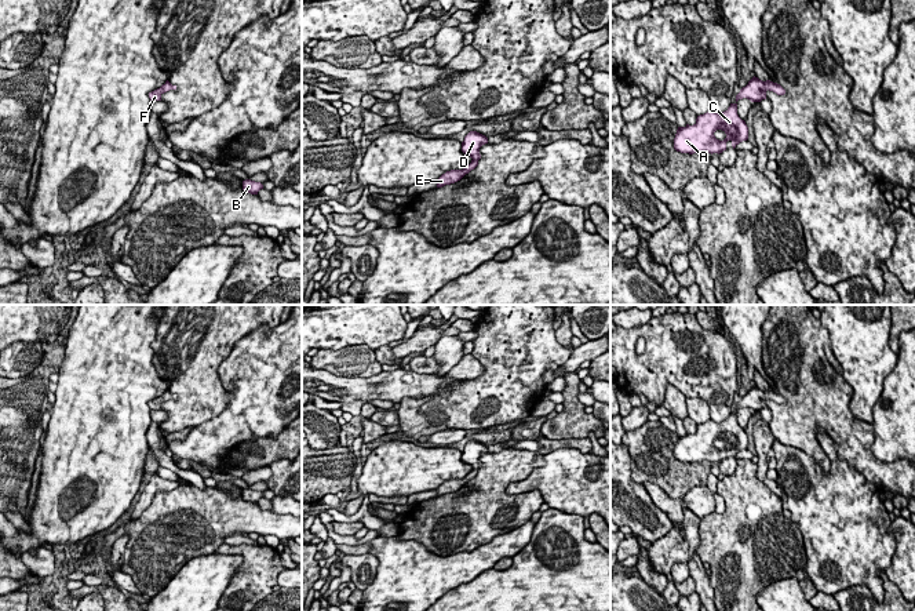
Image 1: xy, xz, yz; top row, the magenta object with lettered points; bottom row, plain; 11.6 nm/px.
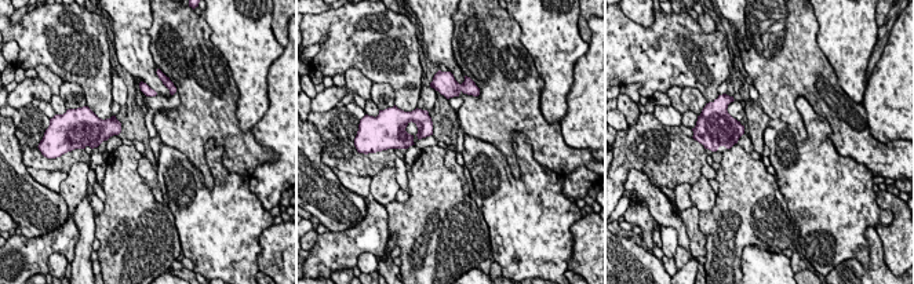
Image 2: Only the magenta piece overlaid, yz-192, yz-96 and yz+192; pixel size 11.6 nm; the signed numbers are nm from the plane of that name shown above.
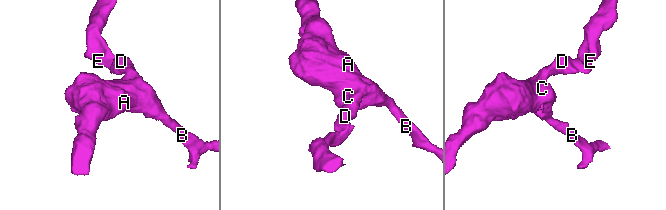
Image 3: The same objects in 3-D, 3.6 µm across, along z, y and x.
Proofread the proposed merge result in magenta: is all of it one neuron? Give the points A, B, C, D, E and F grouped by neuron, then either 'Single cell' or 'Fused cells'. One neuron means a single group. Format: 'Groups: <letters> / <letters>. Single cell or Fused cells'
Groups: A B C D E F. Single cell

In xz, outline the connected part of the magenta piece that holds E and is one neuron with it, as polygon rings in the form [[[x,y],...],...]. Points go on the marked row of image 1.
[[[470,131],[464,141],[462,142],[462,152],[469,154],[473,160],[463,170],[451,170],[442,174],[435,182],[437,188],[442,188],[445,185],[455,183],[460,181],[466,174],[474,170],[478,166],[478,160],[481,159],[480,148],[488,143],[488,138],[477,131]]]

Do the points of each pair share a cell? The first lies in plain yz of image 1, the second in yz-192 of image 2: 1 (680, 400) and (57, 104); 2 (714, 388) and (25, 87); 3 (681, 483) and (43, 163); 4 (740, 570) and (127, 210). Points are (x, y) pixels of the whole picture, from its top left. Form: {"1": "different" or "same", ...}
{"1": "different", "2": "different", "3": "same", "4": "same"}

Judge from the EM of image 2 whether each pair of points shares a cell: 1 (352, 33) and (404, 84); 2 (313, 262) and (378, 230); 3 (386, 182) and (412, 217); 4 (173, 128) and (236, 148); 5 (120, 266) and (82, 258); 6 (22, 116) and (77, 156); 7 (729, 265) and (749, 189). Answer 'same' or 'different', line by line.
1: same
2: same
3: different
4: same
5: different
6: same
7: same

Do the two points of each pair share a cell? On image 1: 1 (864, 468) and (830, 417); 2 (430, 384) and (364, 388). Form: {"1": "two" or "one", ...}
{"1": "one", "2": "one"}

